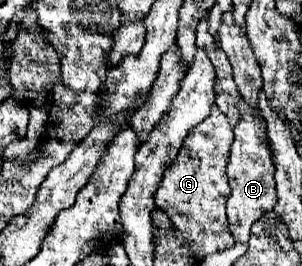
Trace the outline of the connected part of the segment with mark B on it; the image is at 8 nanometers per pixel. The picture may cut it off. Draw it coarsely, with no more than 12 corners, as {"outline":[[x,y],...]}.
{"outline":[[243,98],[233,128],[229,228],[247,243],[275,208],[275,166],[263,120]]}

